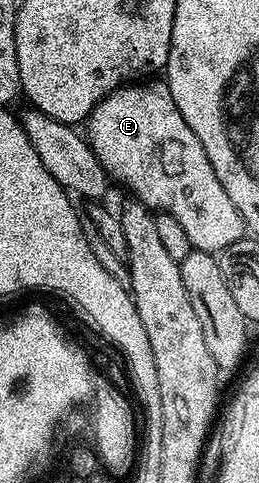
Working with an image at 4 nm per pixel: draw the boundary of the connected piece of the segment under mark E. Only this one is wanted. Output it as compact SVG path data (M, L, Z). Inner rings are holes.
M134 82L109 92L90 111L84 124L85 139L111 181L119 180L124 187L131 188L133 195L140 198L147 208L173 216L180 226L184 226L191 249L217 254L232 242L243 239L242 215L236 210L232 198L228 198L224 186L220 186L220 178L216 178L208 154L204 154L200 138L196 138L188 122L184 122L170 87L165 82L150 83L154 82Z

